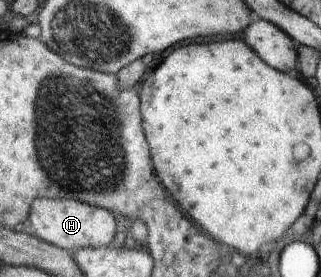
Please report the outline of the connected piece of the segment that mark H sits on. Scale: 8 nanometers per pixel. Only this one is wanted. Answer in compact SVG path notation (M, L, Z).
M41 198L32 204L32 215L29 216L32 235L48 244L56 245L70 253L79 248L91 246L111 247L111 240L115 238L115 218L108 210L101 210L99 206L75 202L75 200L47 200Z

